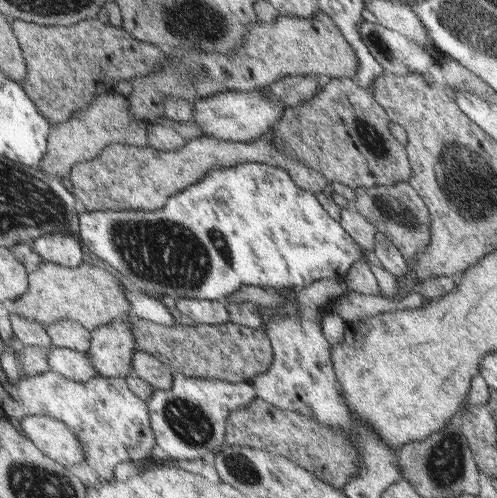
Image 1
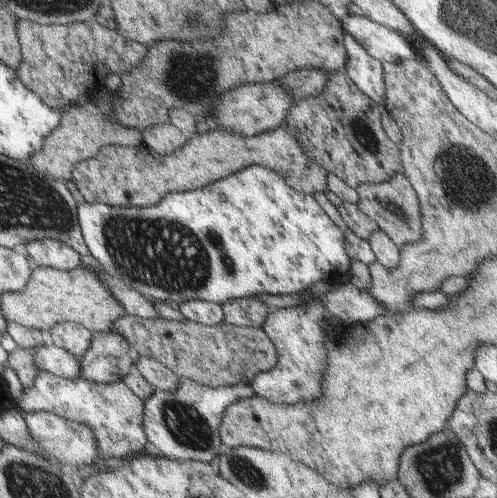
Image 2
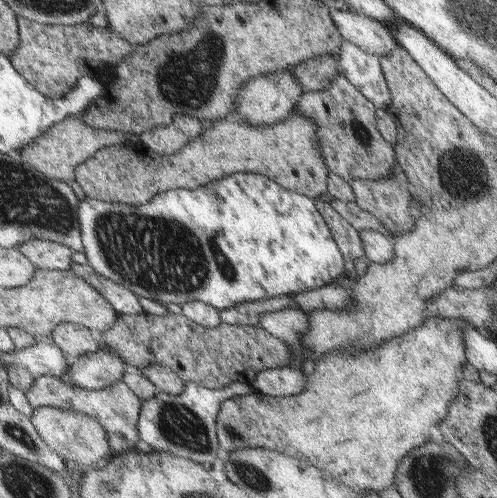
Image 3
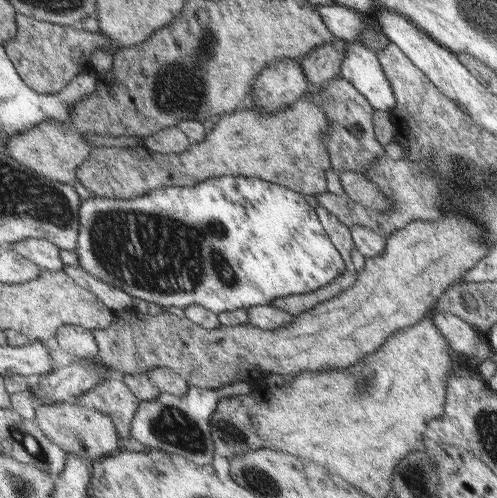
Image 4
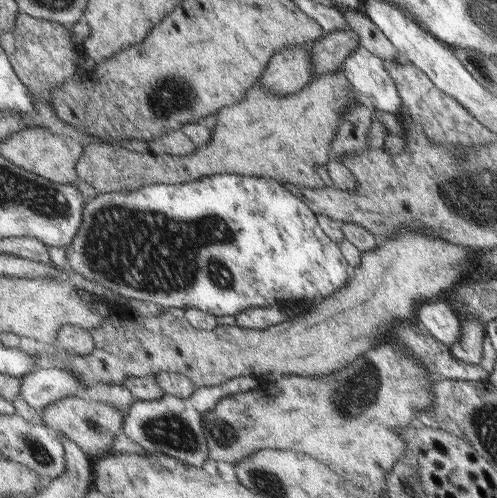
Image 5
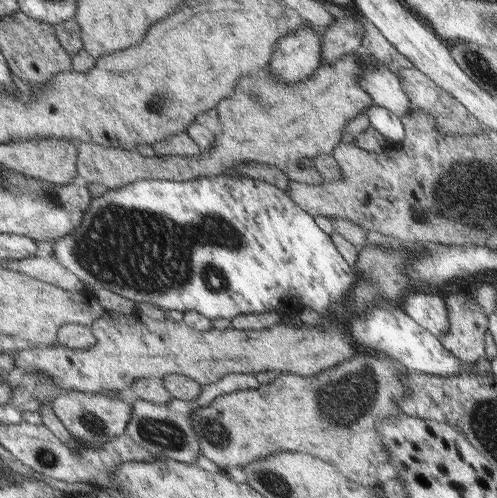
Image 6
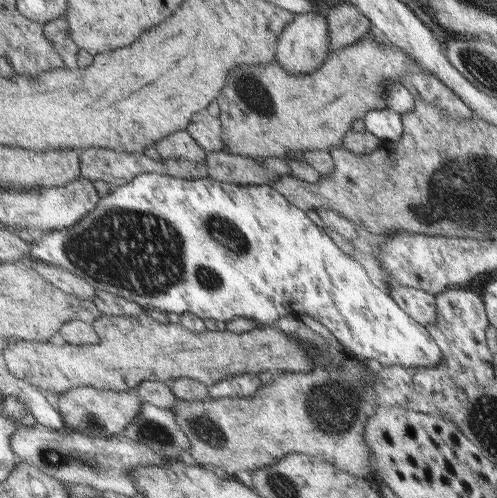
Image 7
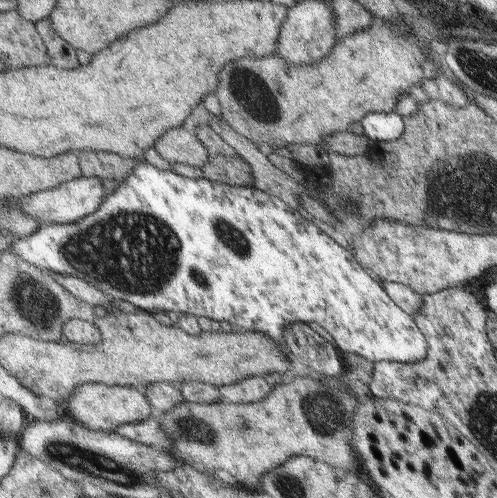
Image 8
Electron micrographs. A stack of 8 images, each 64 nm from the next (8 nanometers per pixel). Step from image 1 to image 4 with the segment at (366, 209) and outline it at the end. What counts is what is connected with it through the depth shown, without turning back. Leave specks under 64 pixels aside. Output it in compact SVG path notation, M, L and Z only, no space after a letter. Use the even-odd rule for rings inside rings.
M337 172L337 176L339 176L339 184L343 188L343 194L349 196L353 202L363 204L363 206L377 210L377 212L383 212L387 208L385 196L377 190L375 184L365 180L361 174L357 174L357 172Z

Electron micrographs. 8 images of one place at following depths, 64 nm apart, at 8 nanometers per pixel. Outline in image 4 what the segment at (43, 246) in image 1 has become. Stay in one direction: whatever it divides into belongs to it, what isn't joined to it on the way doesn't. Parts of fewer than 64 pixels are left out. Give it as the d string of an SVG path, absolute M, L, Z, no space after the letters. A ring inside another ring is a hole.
M27 238L27 240L19 240L15 244L9 244L11 250L15 250L17 254L25 256L29 262L37 264L39 268L51 270L51 272L61 272L63 264L57 258L57 246L53 246L47 240L35 240L35 238Z

